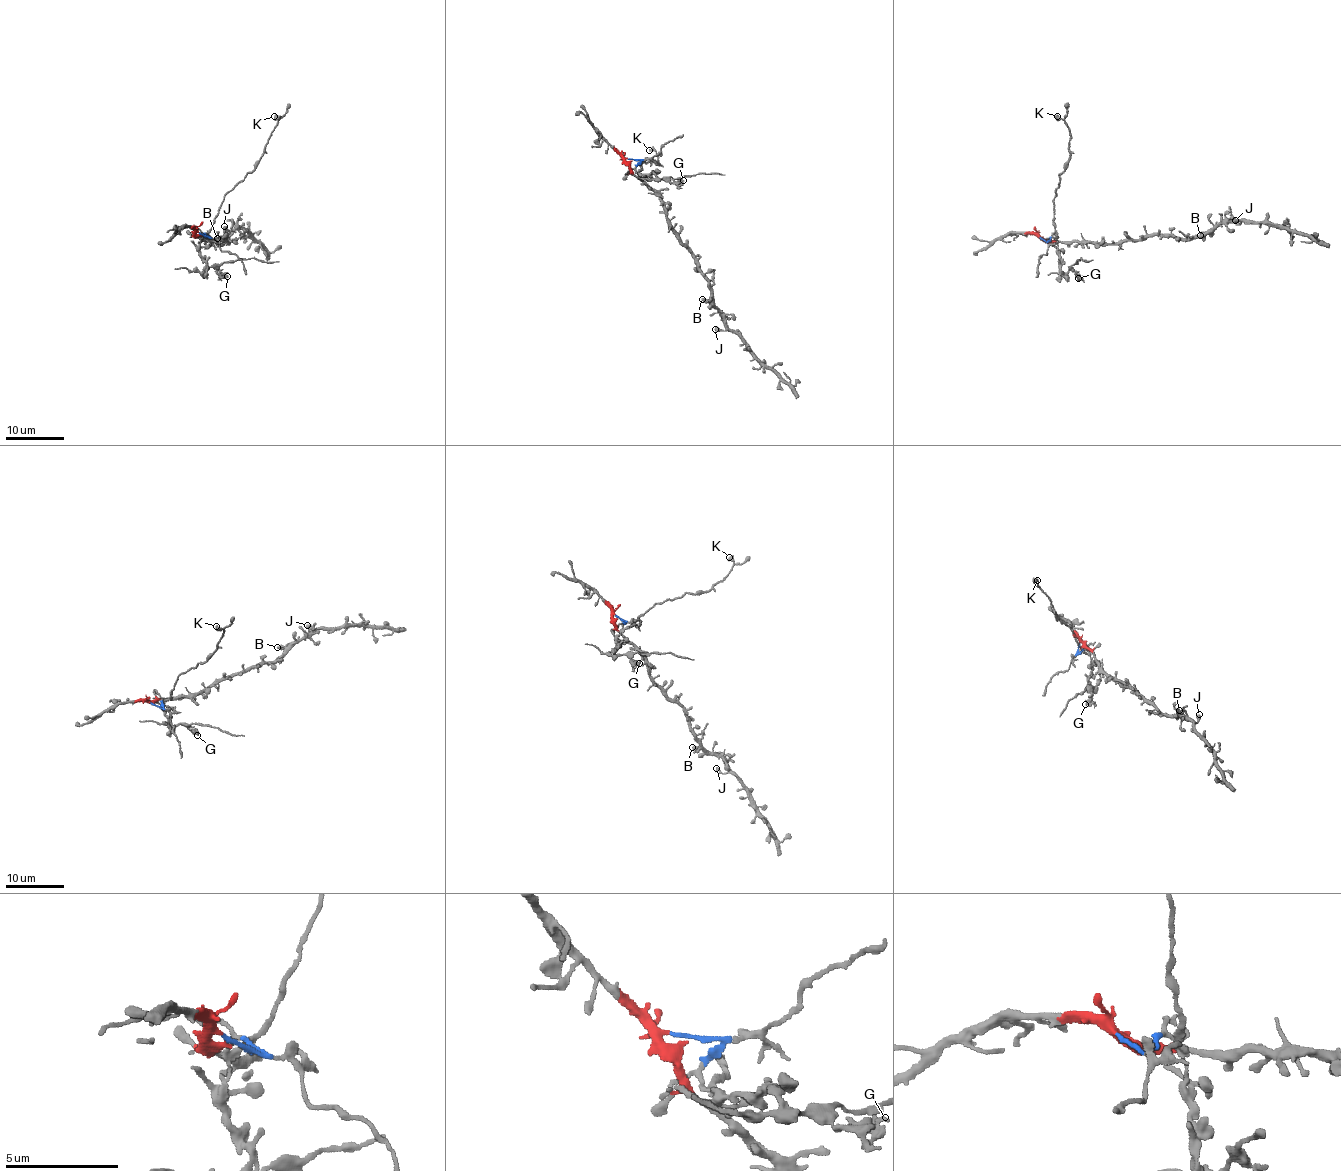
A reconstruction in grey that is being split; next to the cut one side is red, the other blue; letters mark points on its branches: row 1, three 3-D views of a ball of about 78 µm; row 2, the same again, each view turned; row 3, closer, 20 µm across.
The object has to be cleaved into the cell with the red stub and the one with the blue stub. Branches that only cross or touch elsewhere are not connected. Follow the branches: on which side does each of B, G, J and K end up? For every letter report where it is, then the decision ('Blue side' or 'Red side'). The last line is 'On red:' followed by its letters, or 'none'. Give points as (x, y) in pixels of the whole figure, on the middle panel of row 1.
B: Place: (702, 299). Red side
G: Place: (683, 180). Blue side
J: Place: (715, 329). Red side
K: Place: (649, 150). Blue side
On red: B, J

